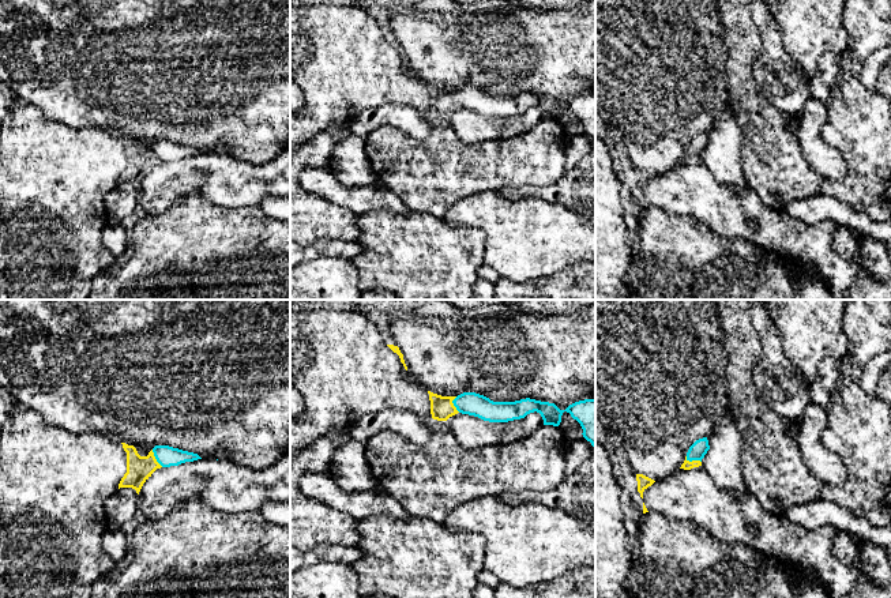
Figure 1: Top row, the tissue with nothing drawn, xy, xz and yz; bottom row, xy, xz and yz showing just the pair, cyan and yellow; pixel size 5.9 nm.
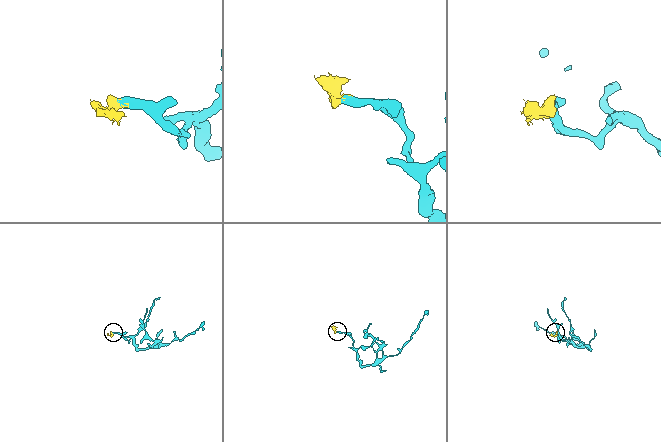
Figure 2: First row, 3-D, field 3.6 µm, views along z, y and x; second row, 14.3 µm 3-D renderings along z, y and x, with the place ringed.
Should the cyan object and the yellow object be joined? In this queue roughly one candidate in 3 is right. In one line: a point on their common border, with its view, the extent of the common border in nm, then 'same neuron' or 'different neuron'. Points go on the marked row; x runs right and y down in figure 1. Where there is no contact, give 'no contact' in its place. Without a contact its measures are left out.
contact yz (694, 459); length 100 nm; same neuron

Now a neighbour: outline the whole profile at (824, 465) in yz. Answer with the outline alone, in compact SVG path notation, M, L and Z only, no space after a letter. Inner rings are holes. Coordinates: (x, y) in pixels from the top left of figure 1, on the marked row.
M809 402L796 422L798 448L807 469L826 485L841 485L847 479L847 470L841 458L823 443L827 410Z

